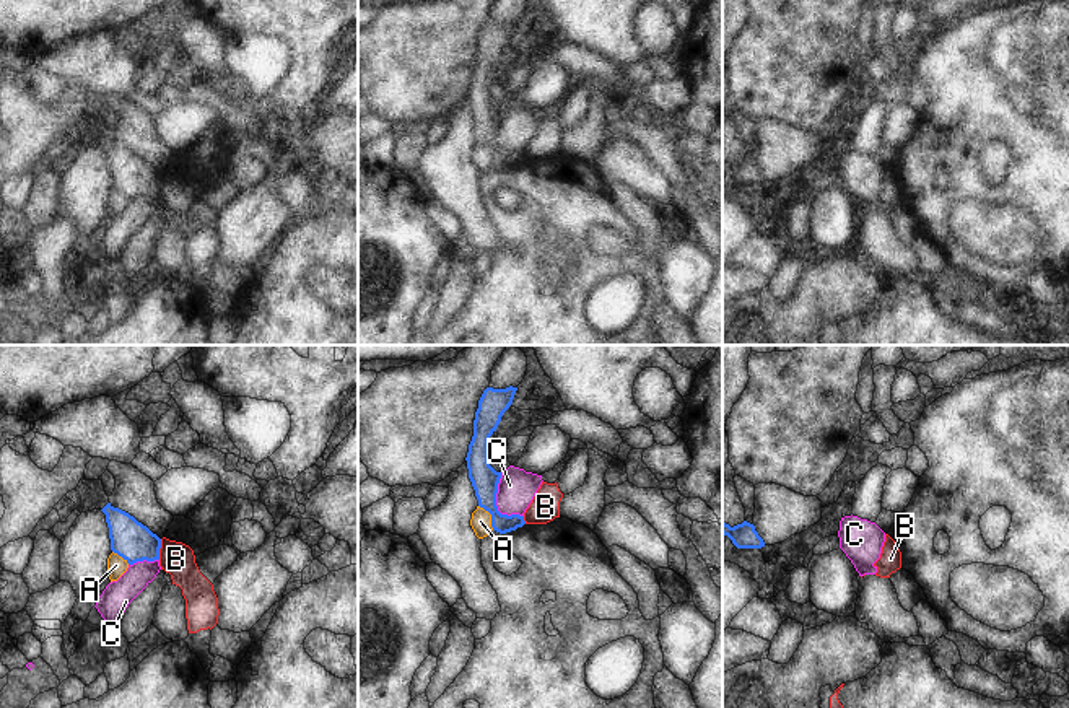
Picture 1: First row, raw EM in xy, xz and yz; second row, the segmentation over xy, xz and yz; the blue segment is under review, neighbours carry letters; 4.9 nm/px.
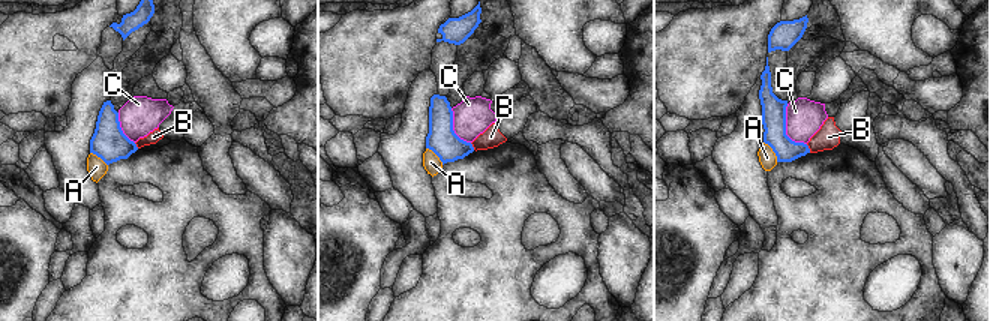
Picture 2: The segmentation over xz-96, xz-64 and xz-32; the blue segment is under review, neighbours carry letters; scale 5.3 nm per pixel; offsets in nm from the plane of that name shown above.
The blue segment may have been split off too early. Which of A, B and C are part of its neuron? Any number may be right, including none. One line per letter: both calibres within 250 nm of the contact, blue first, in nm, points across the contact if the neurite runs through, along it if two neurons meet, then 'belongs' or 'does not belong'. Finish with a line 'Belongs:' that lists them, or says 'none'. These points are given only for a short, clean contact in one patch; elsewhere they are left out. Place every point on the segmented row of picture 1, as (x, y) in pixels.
A: 140/100 nm | does not belong
B: 200/160 nm | along xy (161, 539), (158, 559) | does not belong
C: 140/190 nm | along xz (500, 472), (497, 508), (501, 513), (523, 516) | does not belong
Belongs: none

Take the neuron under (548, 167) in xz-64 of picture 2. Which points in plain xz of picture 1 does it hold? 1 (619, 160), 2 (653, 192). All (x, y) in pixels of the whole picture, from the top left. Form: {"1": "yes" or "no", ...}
{"1": "no", "2": "no"}

